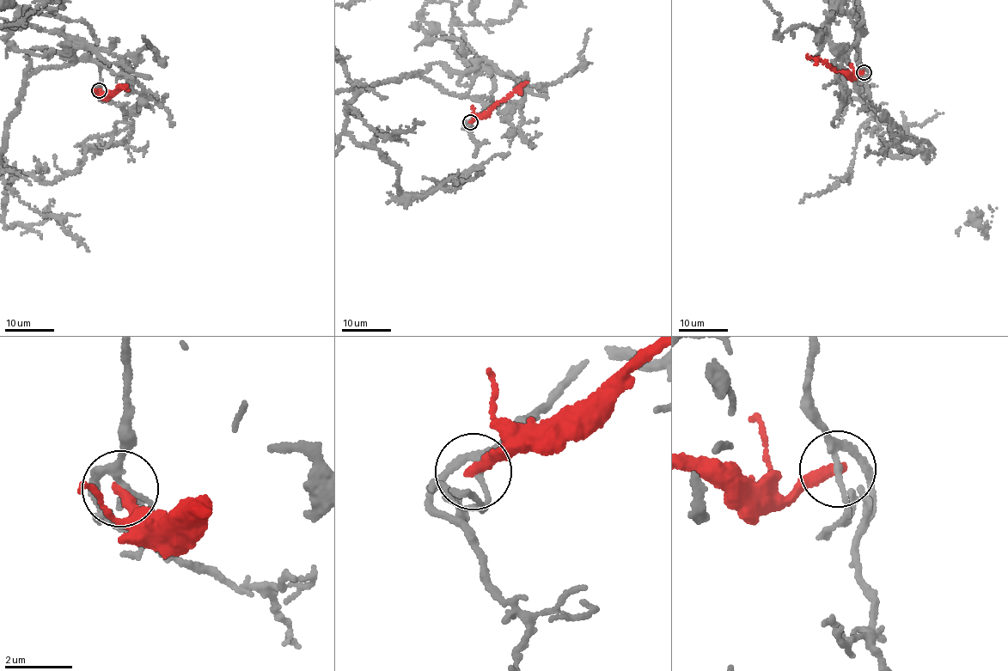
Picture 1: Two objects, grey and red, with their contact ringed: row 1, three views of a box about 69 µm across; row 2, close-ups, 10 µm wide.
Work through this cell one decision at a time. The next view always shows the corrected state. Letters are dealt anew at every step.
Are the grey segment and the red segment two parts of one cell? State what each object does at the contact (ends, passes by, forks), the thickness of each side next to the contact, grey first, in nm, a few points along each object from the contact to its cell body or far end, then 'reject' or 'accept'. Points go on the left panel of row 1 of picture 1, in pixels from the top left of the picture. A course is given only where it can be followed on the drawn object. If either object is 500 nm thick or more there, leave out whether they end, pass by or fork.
grey forks there; red ends there; 150 nm thick on the grey side, 320 nm on the other; grey runs (100, 90), (100, 65), (90, 57), (96, 44), (91, 27), (25, 7); red runs (100, 90), (107, 96), (127, 86); reject

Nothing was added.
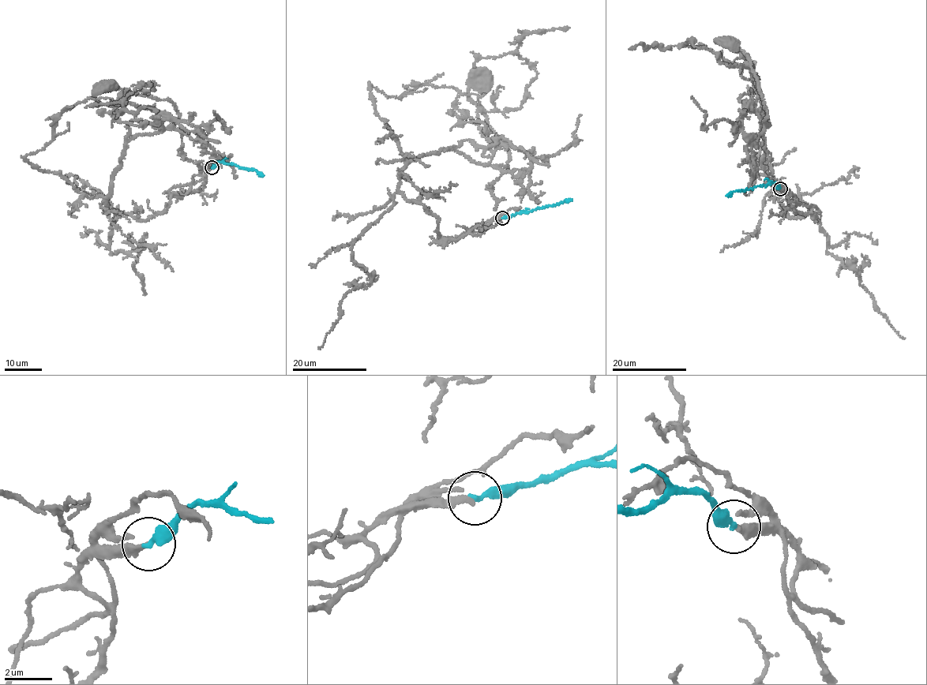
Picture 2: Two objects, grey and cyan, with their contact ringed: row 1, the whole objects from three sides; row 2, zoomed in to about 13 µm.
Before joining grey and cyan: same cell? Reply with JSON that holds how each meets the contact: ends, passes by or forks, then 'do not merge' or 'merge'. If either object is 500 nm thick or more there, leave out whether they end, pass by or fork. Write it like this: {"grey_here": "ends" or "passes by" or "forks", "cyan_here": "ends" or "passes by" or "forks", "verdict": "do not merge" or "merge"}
{"grey_here": "ends", "cyan_here": "ends", "verdict": "merge"}

